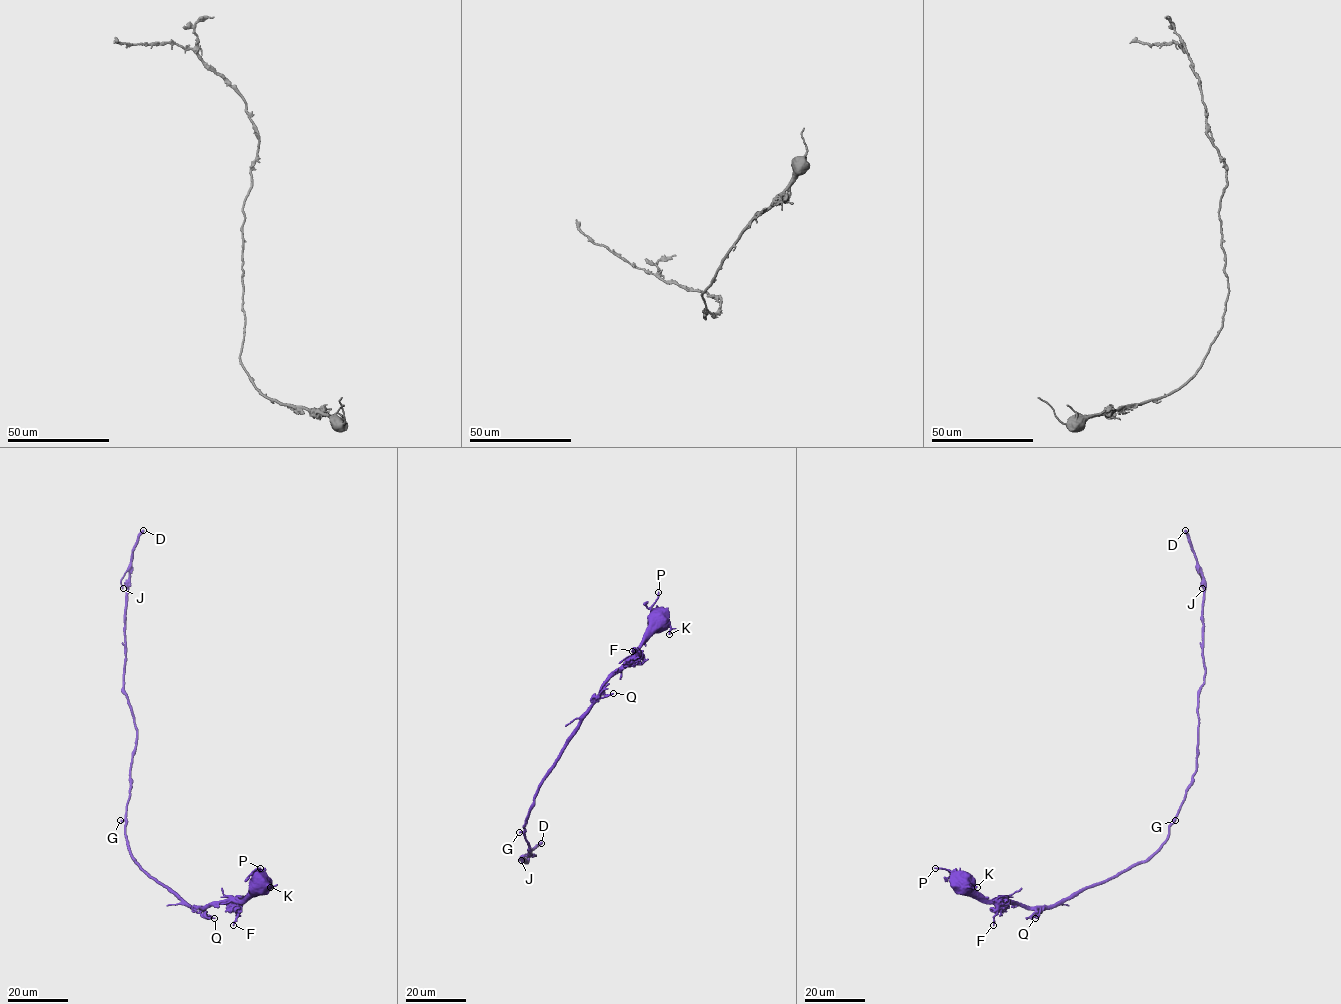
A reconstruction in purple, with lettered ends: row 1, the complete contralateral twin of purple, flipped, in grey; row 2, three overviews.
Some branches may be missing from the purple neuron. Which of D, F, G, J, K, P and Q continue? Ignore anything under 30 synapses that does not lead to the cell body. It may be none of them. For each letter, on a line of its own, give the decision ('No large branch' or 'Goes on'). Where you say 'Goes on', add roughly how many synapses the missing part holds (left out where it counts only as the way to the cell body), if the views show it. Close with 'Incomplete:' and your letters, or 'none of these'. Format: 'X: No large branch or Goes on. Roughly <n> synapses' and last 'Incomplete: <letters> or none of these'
D: Goes on. Roughly 170 synapses
F: No large branch
G: No large branch
J: No large branch
K: No large branch
P: No large branch
Q: No large branch
Incomplete: D

